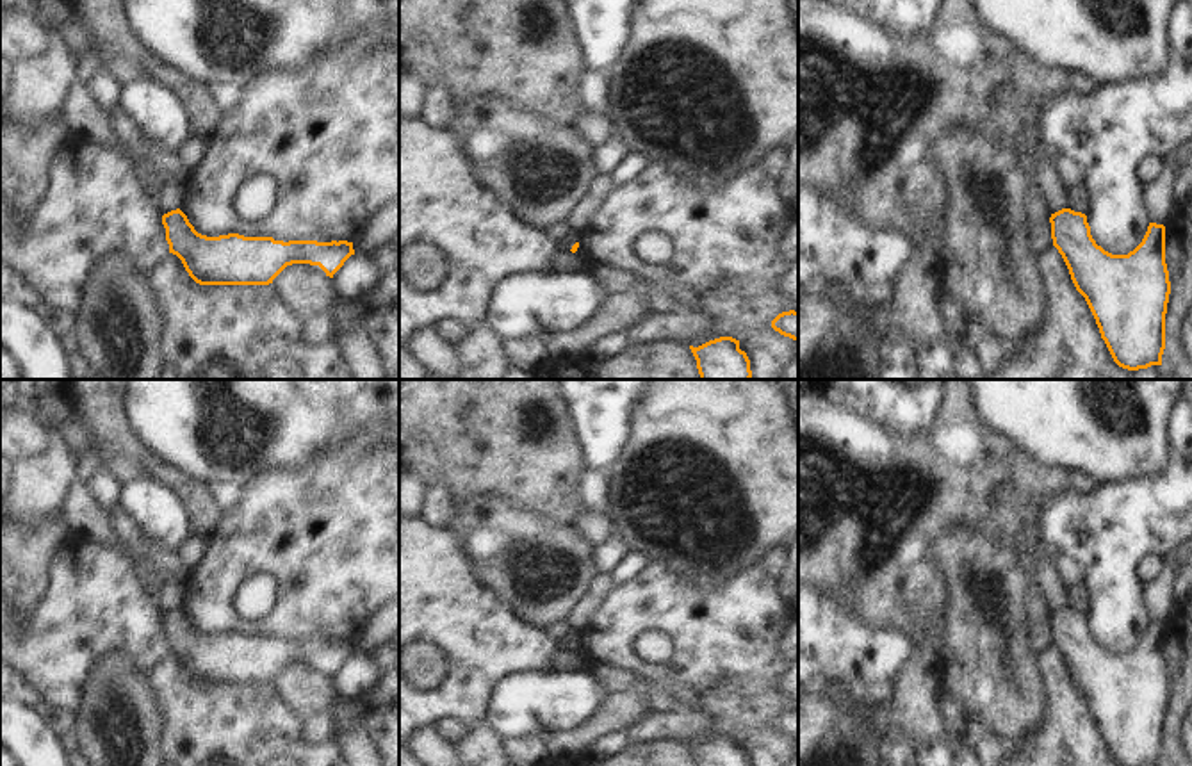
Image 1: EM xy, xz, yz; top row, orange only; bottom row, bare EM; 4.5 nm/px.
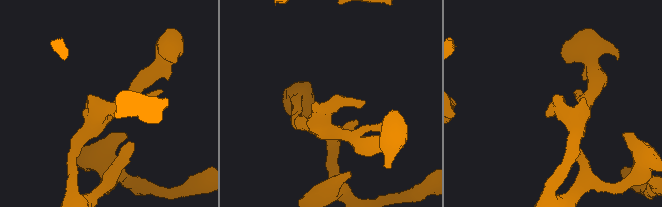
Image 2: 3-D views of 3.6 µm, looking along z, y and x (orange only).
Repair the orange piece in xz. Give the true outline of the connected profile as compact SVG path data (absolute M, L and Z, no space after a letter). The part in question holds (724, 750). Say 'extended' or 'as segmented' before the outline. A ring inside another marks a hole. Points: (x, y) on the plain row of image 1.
as segmented; M720 736L690 748L697 766L750 766L747 752L739 748L739 739L732 736Z

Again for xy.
as segmented; M176 607L162 615L169 652L176 654L200 684L269 684L292 663L319 664L333 673L355 654L347 640L274 640L228 632L207 636Z

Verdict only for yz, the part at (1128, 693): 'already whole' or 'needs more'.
already whole

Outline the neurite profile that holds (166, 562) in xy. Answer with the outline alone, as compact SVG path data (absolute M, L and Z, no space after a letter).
M141 534L141 538L143 538L143 545L155 570L167 574L176 581L187 579L189 572L182 568L176 552L166 550L157 542L150 540L146 534Z

